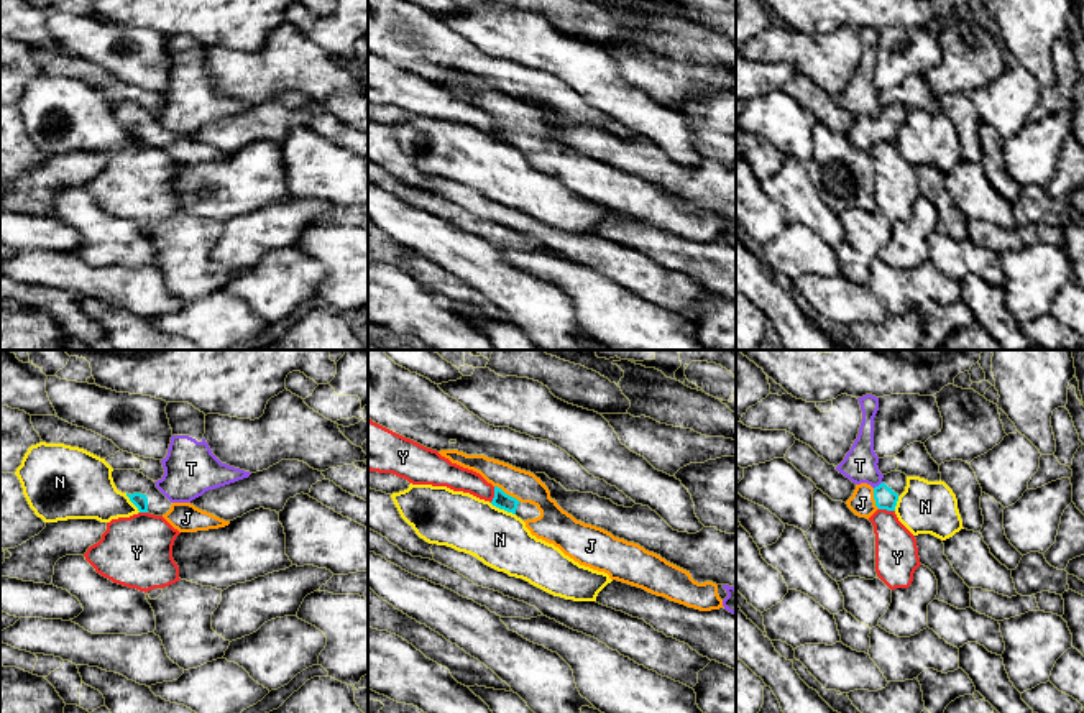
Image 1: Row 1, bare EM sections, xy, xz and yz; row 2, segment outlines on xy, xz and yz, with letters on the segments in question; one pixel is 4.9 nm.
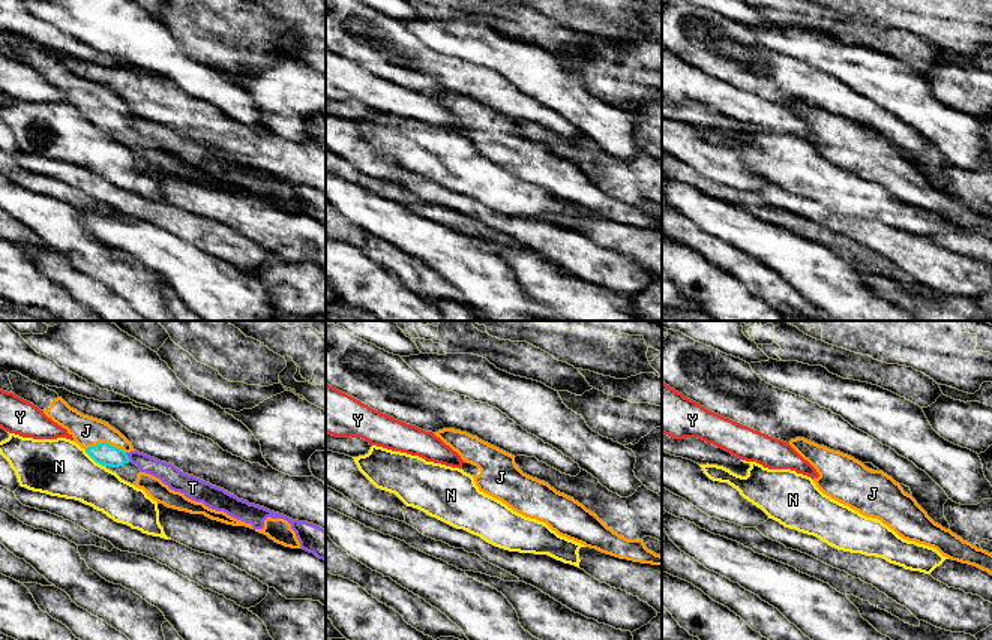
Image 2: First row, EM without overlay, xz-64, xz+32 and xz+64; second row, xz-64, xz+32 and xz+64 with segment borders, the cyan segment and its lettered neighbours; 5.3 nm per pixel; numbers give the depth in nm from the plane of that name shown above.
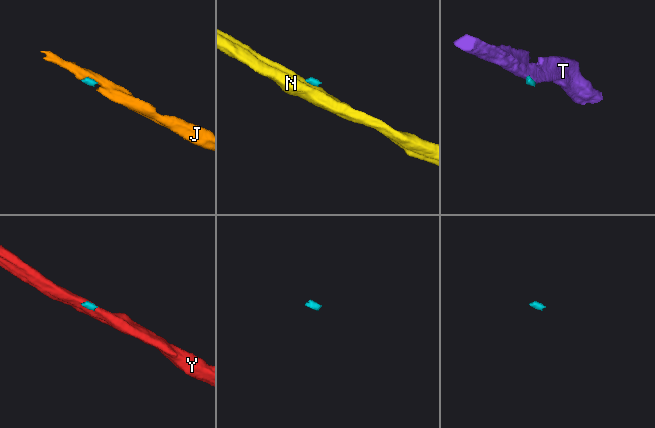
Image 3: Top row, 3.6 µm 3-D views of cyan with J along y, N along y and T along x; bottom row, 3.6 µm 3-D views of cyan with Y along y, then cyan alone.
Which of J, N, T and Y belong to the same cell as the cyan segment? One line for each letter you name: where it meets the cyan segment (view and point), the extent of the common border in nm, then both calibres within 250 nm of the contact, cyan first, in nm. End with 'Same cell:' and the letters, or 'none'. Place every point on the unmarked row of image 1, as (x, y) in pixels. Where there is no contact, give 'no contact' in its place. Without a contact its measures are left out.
J: meets cyan in xz at (508, 127); contact 160 nm long; 80 nm thick on the cyan side, 150 nm on the other
Same cell: J

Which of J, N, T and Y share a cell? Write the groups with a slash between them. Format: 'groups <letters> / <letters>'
groups J / N / T / Y

